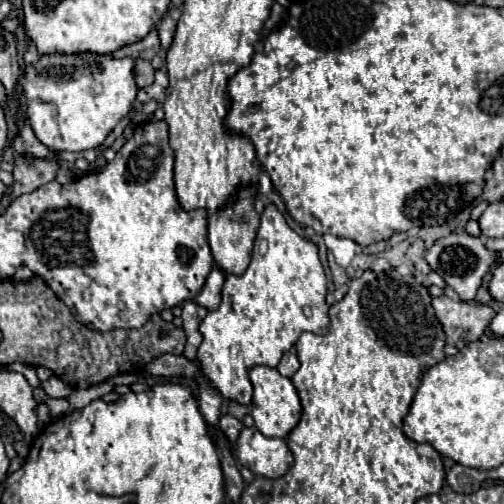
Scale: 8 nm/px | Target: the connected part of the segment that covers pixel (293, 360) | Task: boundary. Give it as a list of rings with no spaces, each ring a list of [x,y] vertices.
[[[292,351],[284,353],[282,361],[278,363],[278,371],[280,371],[284,377],[292,377],[292,375],[298,371],[298,367],[300,367],[298,357],[296,357],[296,353],[292,353]]]

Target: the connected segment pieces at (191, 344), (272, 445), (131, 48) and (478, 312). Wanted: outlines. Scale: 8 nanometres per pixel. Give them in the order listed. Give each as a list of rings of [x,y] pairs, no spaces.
[[[186,301],[186,303],[182,305],[182,321],[184,321],[186,337],[188,337],[182,355],[184,355],[186,359],[190,359],[190,361],[196,357],[198,345],[202,343],[202,335],[200,335],[200,331],[198,331],[198,325],[200,325],[200,321],[206,317],[206,313],[208,313],[208,309],[202,307],[202,305],[198,305],[198,303],[194,303],[194,301]]]
[[[244,427],[240,431],[234,455],[254,475],[270,479],[282,477],[294,461],[286,439],[264,437],[256,427]]]
[[[150,31],[142,41],[120,47],[120,49],[114,53],[114,57],[132,57],[132,59],[144,57],[144,59],[152,59],[158,51],[160,51],[158,33],[156,33],[156,31]]]
[[[446,295],[434,297],[432,307],[446,333],[446,343],[458,349],[462,349],[470,341],[480,339],[486,333],[492,317],[496,315],[496,311],[488,305],[454,301]]]

